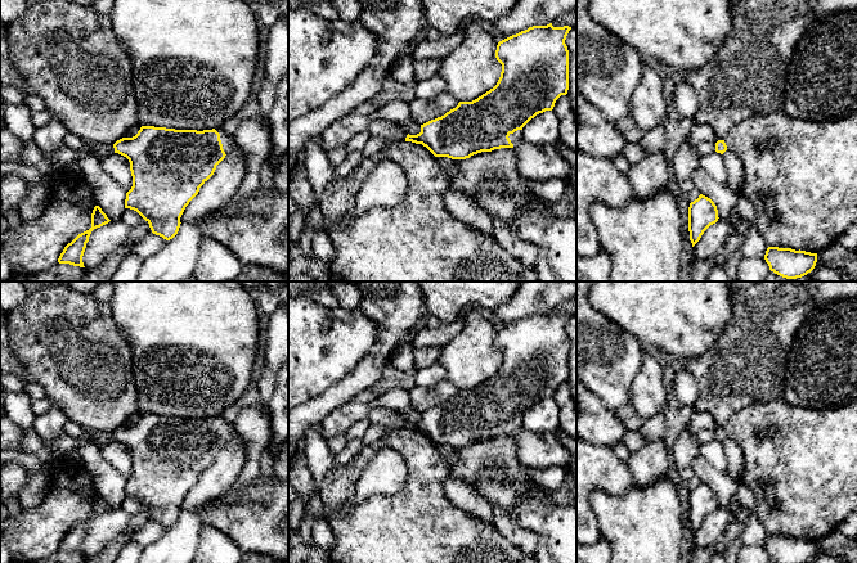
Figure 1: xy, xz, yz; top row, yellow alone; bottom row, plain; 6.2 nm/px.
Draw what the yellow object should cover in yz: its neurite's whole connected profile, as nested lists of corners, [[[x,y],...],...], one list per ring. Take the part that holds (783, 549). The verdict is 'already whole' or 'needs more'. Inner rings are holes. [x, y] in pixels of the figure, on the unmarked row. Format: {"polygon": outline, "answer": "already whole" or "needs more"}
{"polygon": [[[768,535],[764,548],[777,563],[807,563],[817,550],[817,541],[791,536]]], "answer": "already whole"}

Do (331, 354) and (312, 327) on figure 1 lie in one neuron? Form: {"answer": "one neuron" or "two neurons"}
{"answer": "one neuron"}

